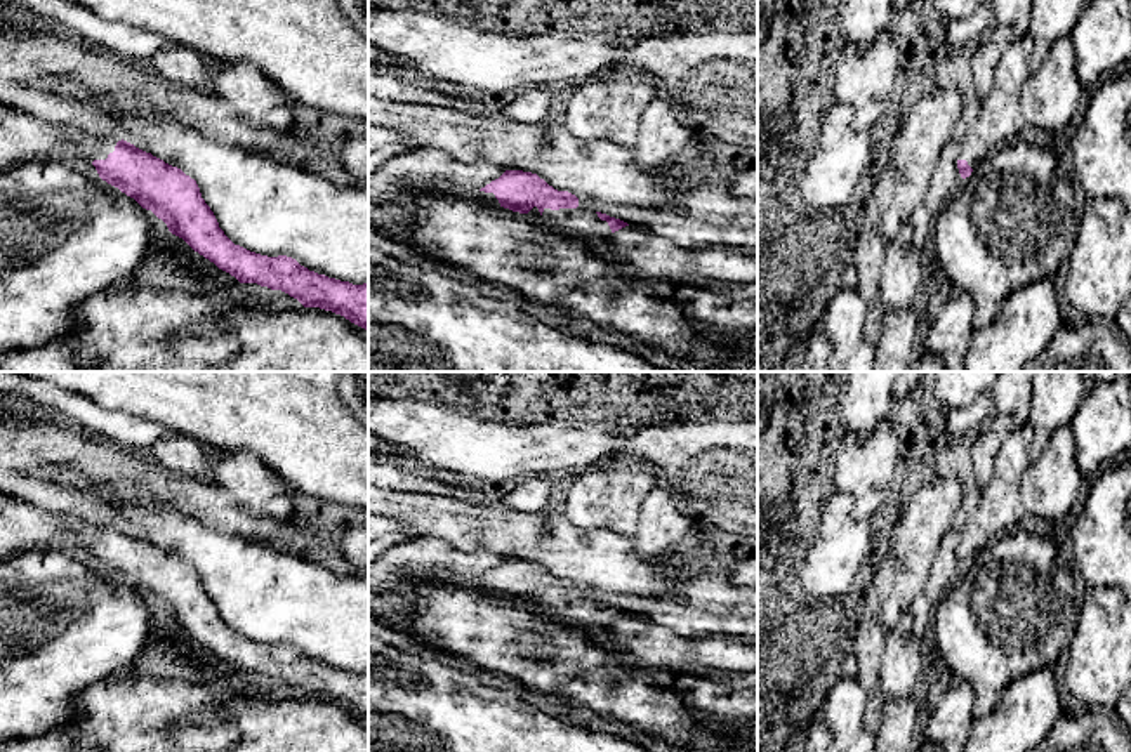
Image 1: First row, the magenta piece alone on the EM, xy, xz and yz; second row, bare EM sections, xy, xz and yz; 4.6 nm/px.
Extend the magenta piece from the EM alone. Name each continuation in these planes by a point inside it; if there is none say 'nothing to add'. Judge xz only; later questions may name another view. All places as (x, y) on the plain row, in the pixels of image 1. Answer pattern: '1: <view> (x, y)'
1: xz (581, 613)

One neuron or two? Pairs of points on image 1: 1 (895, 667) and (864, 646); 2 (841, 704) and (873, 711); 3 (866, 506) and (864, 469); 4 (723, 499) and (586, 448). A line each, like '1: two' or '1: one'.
1: two
2: two
3: one
4: one

